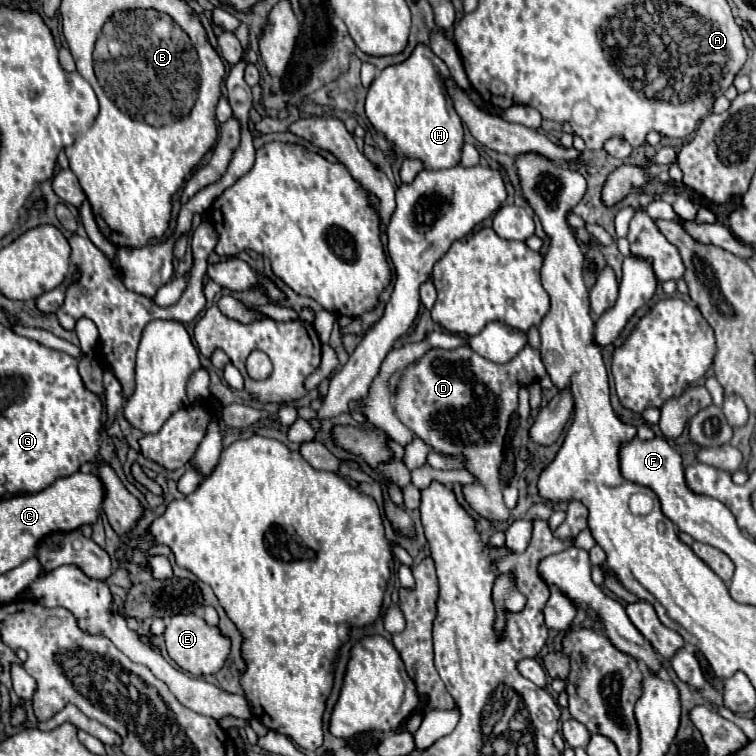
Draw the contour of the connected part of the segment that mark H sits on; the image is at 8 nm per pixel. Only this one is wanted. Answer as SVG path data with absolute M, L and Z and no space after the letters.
M418 46L406 62L382 70L366 96L366 116L374 130L382 134L394 150L406 158L422 160L422 164L432 170L458 166L464 144L460 116L454 112L442 82L448 74L446 64L430 48Z

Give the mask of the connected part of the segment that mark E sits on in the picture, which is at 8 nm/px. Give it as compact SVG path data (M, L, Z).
M180 613L172 616L170 624L164 630L164 642L168 656L186 672L192 676L206 676L206 674L216 674L222 666L224 660L230 652L230 640L220 634L218 626L210 628L202 618L194 616L193 613Z

